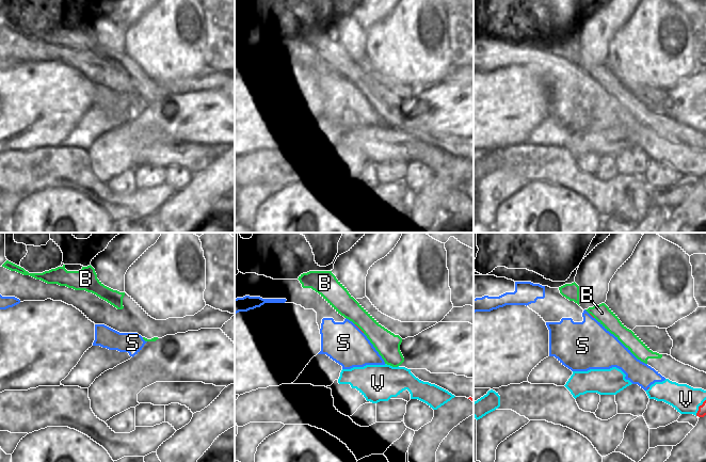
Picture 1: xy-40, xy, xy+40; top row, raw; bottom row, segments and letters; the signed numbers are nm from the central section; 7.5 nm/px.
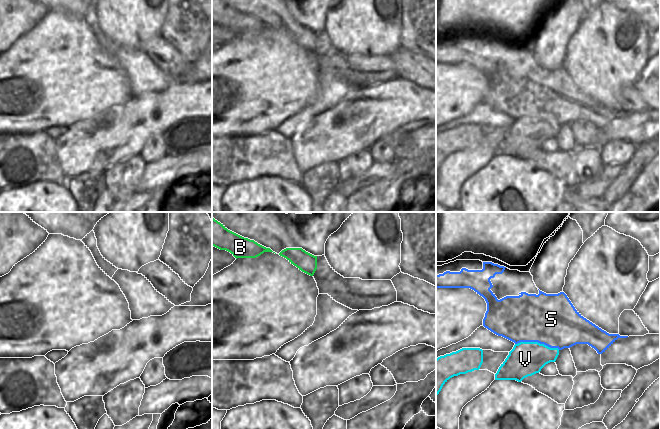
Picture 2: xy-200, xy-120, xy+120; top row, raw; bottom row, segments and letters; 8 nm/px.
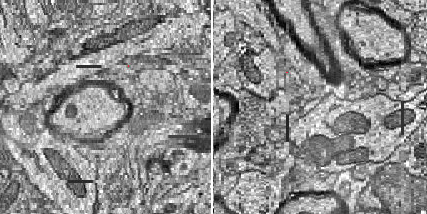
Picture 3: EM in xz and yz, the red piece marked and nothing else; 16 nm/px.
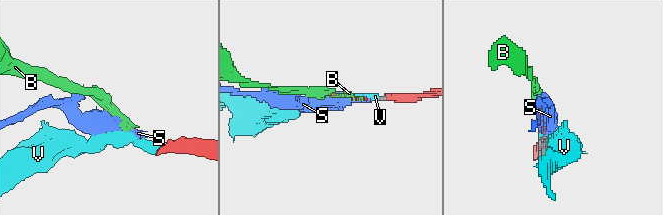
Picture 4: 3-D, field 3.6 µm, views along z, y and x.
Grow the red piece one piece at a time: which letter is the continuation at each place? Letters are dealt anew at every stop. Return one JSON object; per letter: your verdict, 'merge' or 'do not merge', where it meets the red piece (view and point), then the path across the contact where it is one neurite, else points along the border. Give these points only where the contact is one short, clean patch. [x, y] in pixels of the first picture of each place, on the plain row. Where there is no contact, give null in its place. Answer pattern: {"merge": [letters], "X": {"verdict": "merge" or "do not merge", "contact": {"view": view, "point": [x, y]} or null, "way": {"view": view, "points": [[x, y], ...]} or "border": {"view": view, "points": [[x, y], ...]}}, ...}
{"merge": ["S"], "B": {"verdict": "do not merge", "contact": {"view": "xy", "point": [358, 89]}}, "S": {"verdict": "merge", "contact": {"view": "xy", "point": [358, 89]}}, "V": {"verdict": "do not merge", "contact": {"view": "xy+40", "point": [699, 169]}}}

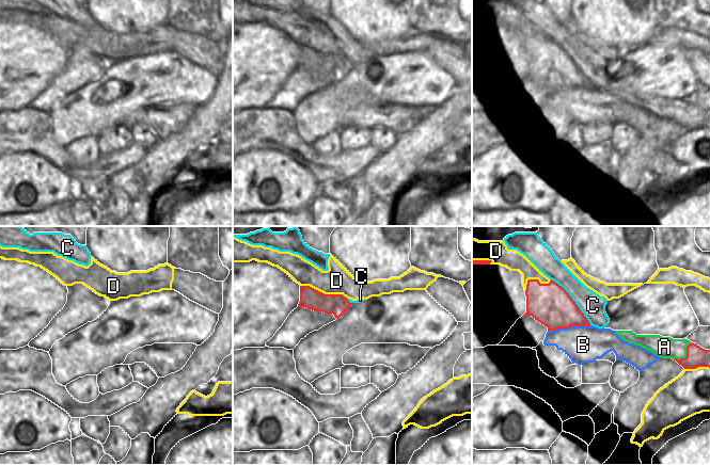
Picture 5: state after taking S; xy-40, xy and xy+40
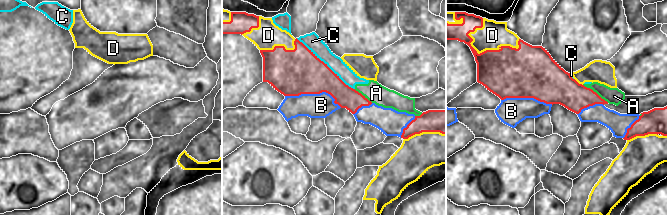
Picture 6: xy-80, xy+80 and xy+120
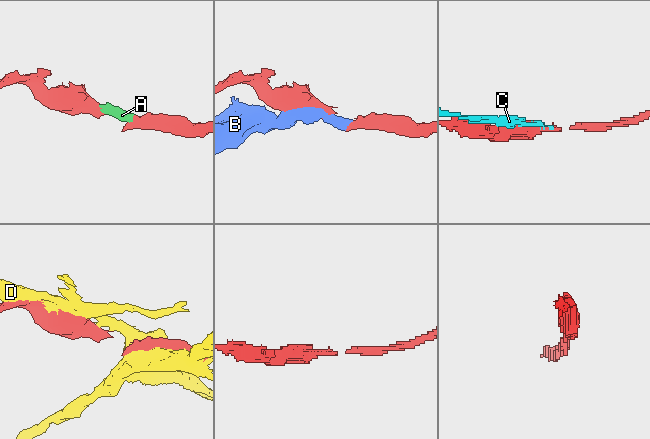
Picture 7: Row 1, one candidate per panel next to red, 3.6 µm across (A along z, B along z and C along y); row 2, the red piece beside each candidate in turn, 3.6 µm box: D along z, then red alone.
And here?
{"merge": [], "A": {"verdict": "do not merge", "contact": {"view": "xy+40", "point": [687, 116]}}, "B": {"verdict": "do not merge", "contact": {"view": "xy+40", "point": [569, 87]}}, "C": {"verdict": "do not merge", "contact": {"view": "xy+40", "point": [573, 62]}}, "D": {"verdict": "do not merge", "contact": {"view": "xy", "point": [324, 54]}}}

